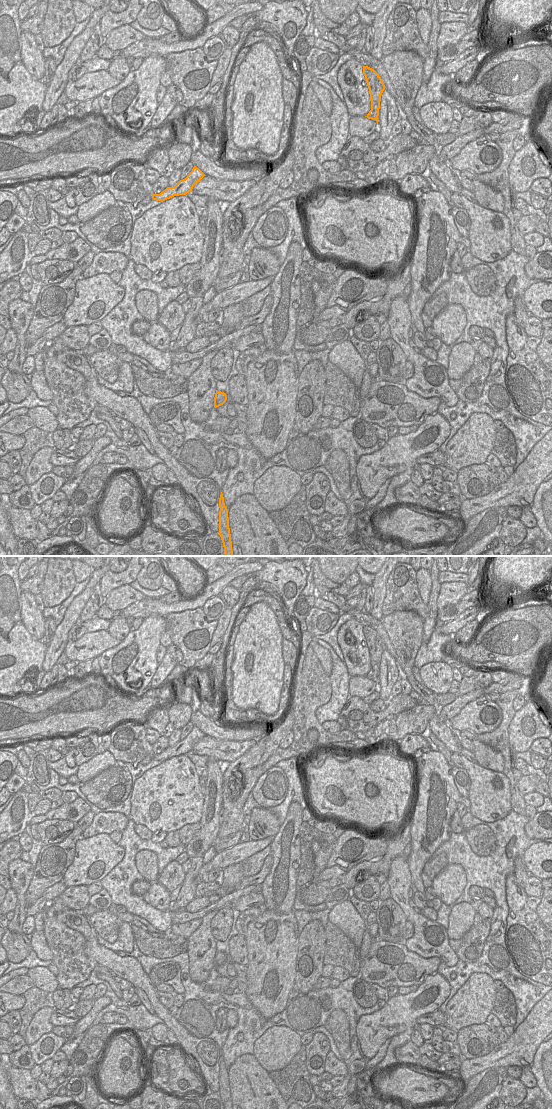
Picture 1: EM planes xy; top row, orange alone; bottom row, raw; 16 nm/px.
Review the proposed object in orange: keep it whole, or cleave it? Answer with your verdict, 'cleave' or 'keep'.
cleave

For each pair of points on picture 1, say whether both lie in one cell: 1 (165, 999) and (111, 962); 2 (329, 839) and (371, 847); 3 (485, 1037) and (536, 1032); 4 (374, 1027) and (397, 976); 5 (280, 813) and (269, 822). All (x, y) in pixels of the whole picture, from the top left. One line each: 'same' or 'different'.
1: different
2: different
3: different
4: different
5: different

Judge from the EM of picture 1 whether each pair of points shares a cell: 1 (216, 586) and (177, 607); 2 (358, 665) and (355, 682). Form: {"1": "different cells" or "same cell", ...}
{"1": "same cell", "2": "different cells"}

